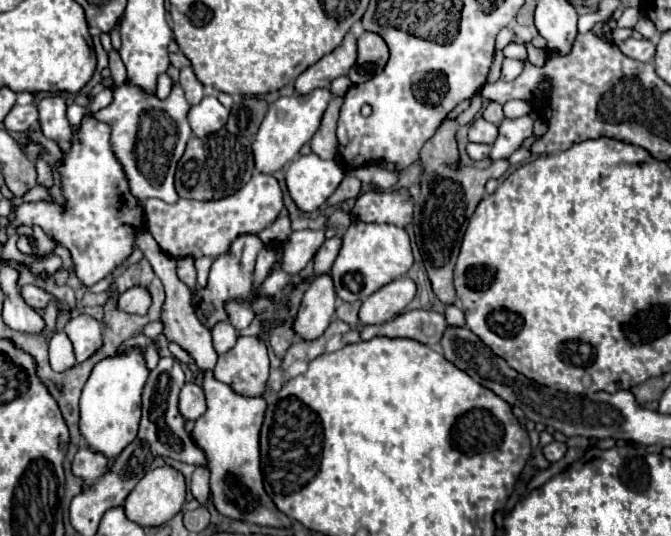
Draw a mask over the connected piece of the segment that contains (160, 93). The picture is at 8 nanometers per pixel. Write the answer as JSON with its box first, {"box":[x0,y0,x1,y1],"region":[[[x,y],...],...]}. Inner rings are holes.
{"box":[156,74,172,100],"region":[[[160,74],[160,76],[158,76],[158,90],[156,90],[156,96],[158,96],[160,100],[164,100],[164,98],[168,98],[170,90],[172,90],[172,78],[170,78],[168,74]]]}

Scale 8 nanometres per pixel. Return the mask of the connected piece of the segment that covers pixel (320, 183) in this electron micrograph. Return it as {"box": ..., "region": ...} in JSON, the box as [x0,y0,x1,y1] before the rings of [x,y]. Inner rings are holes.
{"box":[286,152,344,212],"region":[[[314,152],[300,156],[286,170],[286,186],[302,212],[316,212],[338,188],[344,170],[336,160],[322,160]]]}

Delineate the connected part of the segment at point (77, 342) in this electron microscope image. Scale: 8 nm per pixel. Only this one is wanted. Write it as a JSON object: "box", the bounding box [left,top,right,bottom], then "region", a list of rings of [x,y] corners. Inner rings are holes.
{"box":[64,314,102,364],"region":[[[78,314],[72,316],[64,328],[64,332],[68,334],[68,338],[74,344],[74,352],[76,352],[76,360],[82,364],[86,362],[102,344],[102,330],[100,324],[86,314]]]}

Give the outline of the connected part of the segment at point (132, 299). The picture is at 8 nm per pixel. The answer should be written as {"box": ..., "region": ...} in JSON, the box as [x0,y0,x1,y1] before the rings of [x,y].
{"box":[118,286,150,314],"region":[[[136,286],[118,298],[118,310],[130,312],[130,314],[146,314],[150,308],[150,294],[148,290]]]}

